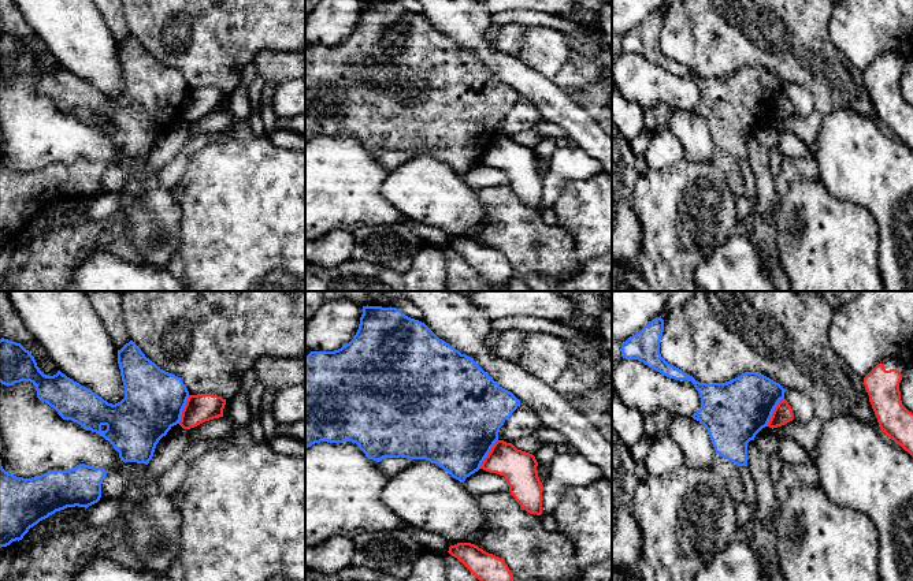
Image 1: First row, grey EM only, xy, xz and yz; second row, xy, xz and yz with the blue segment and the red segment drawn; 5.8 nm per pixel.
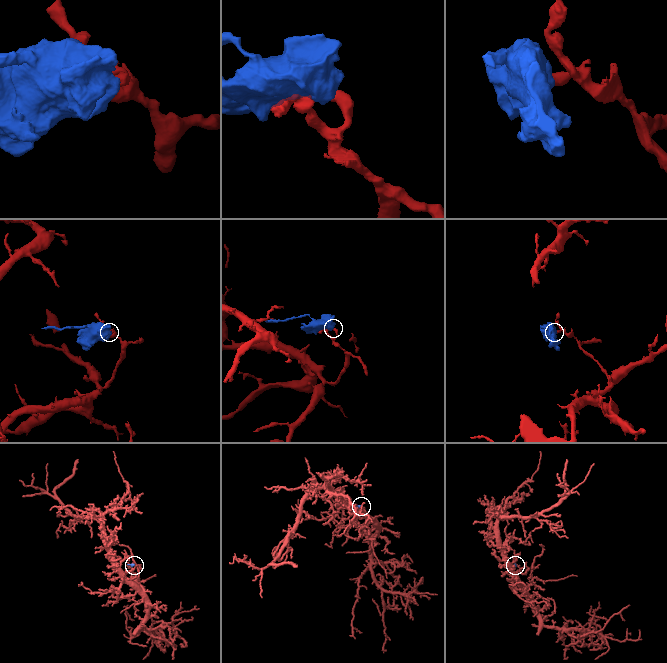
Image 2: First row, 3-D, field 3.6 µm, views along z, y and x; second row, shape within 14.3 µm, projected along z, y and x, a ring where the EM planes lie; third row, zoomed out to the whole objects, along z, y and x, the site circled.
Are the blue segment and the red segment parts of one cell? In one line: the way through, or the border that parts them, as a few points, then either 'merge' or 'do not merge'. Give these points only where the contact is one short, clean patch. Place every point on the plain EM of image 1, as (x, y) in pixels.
border yz (783, 90), (767, 119); do not merge

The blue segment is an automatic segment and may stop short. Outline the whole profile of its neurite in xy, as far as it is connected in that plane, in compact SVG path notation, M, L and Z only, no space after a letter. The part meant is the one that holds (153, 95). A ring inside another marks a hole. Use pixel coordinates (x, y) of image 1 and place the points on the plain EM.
M4 31L0 33L1 78L33 77L37 83L37 92L53 101L63 113L71 113L85 123L103 130L119 146L120 154L148 159L159 134L174 119L179 118L189 85L181 71L160 63L145 51L133 34L118 44L118 57L125 79L125 92L112 98L60 64L53 70L44 68L31 46L21 37Z

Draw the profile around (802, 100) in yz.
M786 83L784 93L791 100L795 115L809 116L813 111L816 111L813 104L813 96L809 89L795 83Z

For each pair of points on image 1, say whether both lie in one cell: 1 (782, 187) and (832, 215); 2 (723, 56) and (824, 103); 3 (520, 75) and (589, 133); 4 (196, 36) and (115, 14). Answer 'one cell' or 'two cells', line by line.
1: two cells
2: one cell
3: one cell
4: two cells

